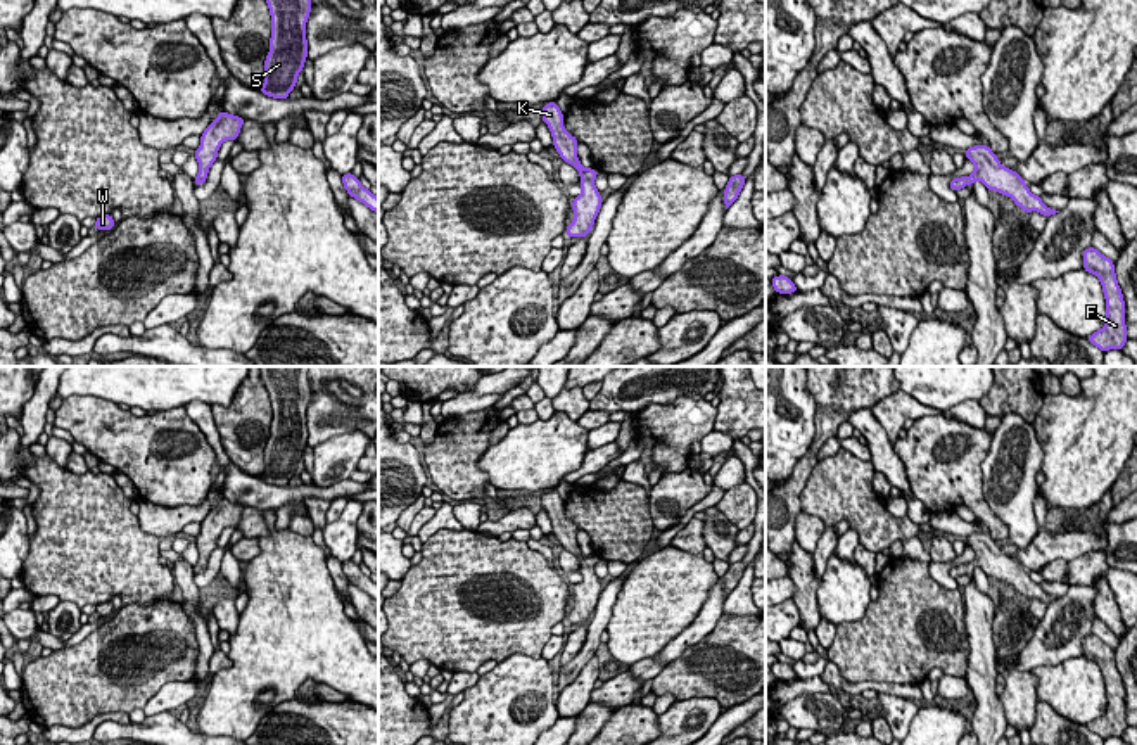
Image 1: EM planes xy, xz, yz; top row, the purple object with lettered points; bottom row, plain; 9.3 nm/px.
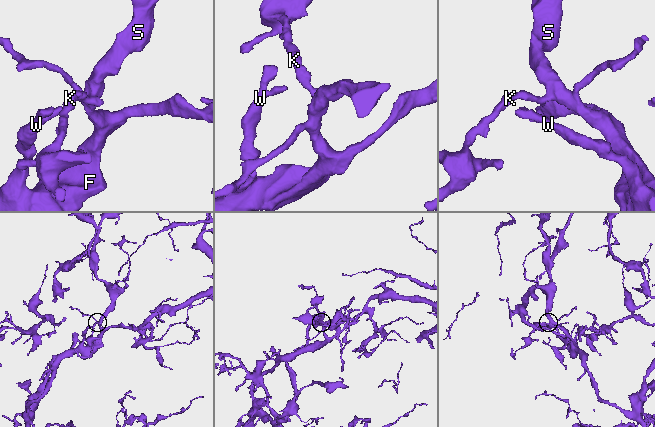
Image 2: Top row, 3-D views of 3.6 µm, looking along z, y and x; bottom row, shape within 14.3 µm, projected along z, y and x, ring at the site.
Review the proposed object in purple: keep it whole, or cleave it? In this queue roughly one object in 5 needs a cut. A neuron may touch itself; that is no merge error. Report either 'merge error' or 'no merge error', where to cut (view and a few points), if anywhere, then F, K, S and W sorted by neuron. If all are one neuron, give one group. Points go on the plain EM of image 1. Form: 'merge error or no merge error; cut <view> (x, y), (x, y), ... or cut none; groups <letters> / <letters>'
no merge error; cut none; groups F K S W

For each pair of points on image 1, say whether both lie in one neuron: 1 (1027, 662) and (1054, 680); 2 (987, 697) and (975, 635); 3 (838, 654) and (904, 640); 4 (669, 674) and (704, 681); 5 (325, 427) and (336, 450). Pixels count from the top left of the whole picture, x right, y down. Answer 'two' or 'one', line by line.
1: two
2: one
3: one
4: one
5: two

